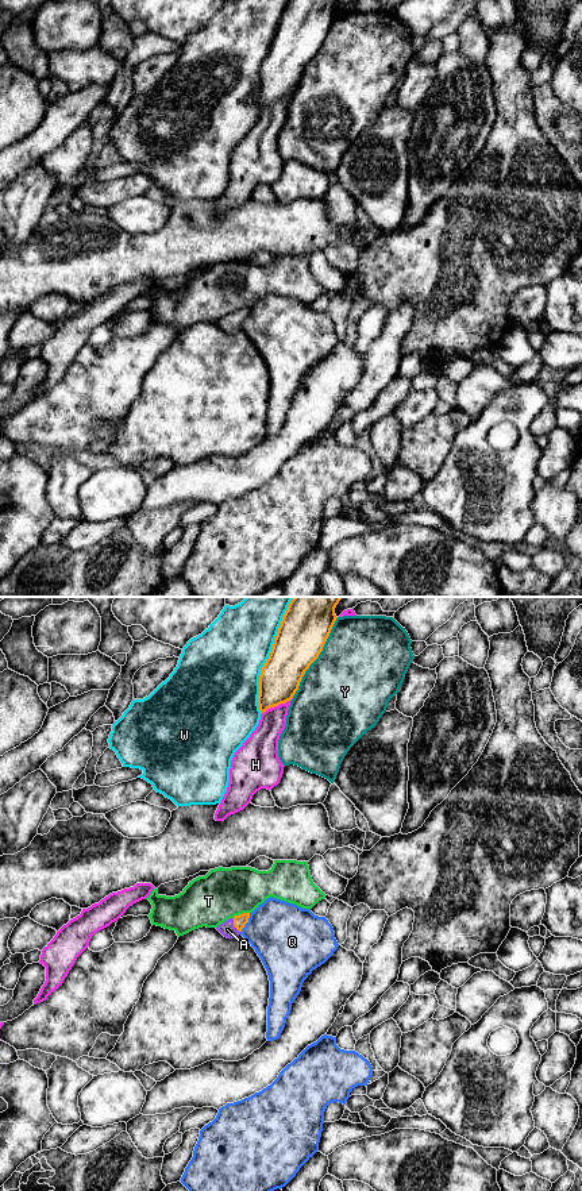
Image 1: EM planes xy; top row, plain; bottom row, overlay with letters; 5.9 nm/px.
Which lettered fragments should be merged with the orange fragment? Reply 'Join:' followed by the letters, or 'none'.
Join: A

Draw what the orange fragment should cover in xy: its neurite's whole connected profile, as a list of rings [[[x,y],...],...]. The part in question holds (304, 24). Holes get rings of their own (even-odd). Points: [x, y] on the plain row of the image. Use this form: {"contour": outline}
{"contour": [[[289,0],[259,70],[261,109],[293,93],[336,16],[336,0]]]}

